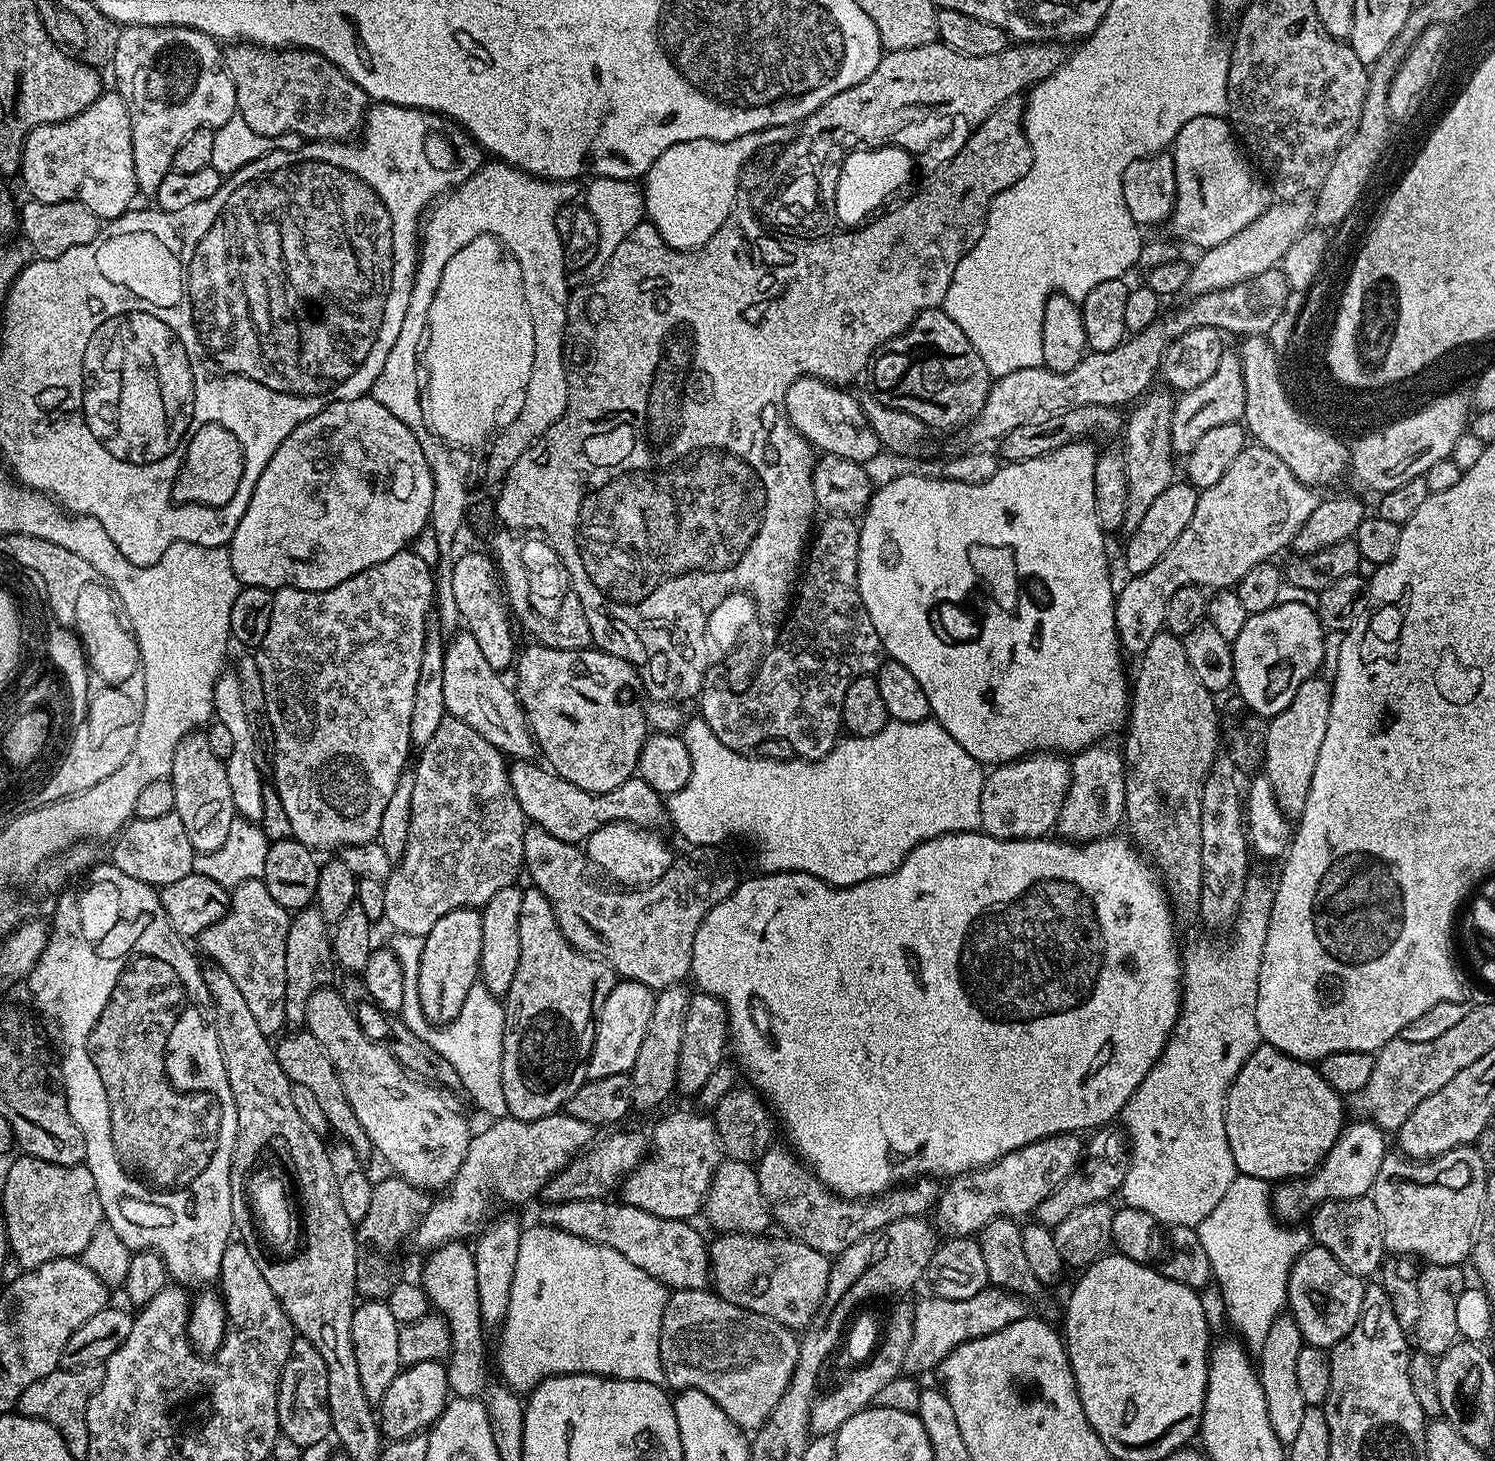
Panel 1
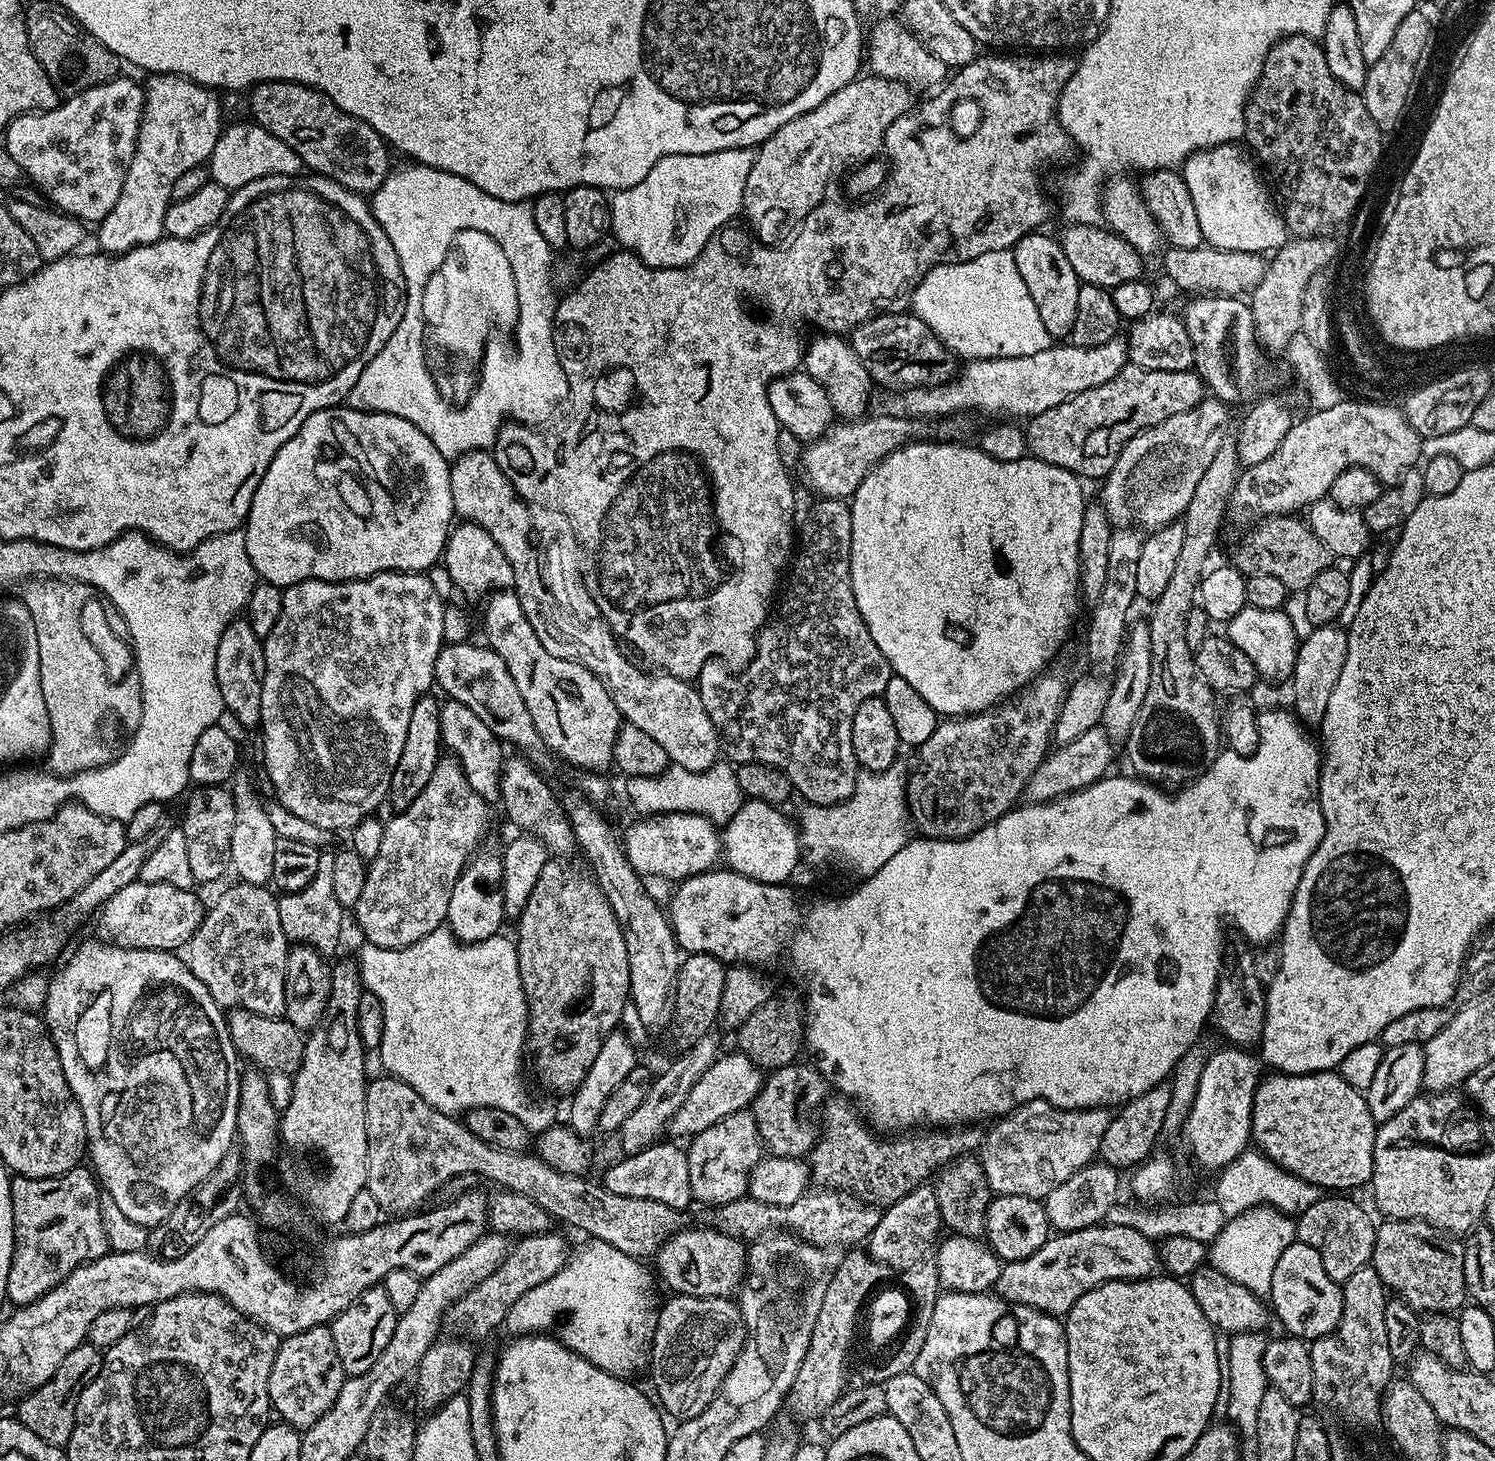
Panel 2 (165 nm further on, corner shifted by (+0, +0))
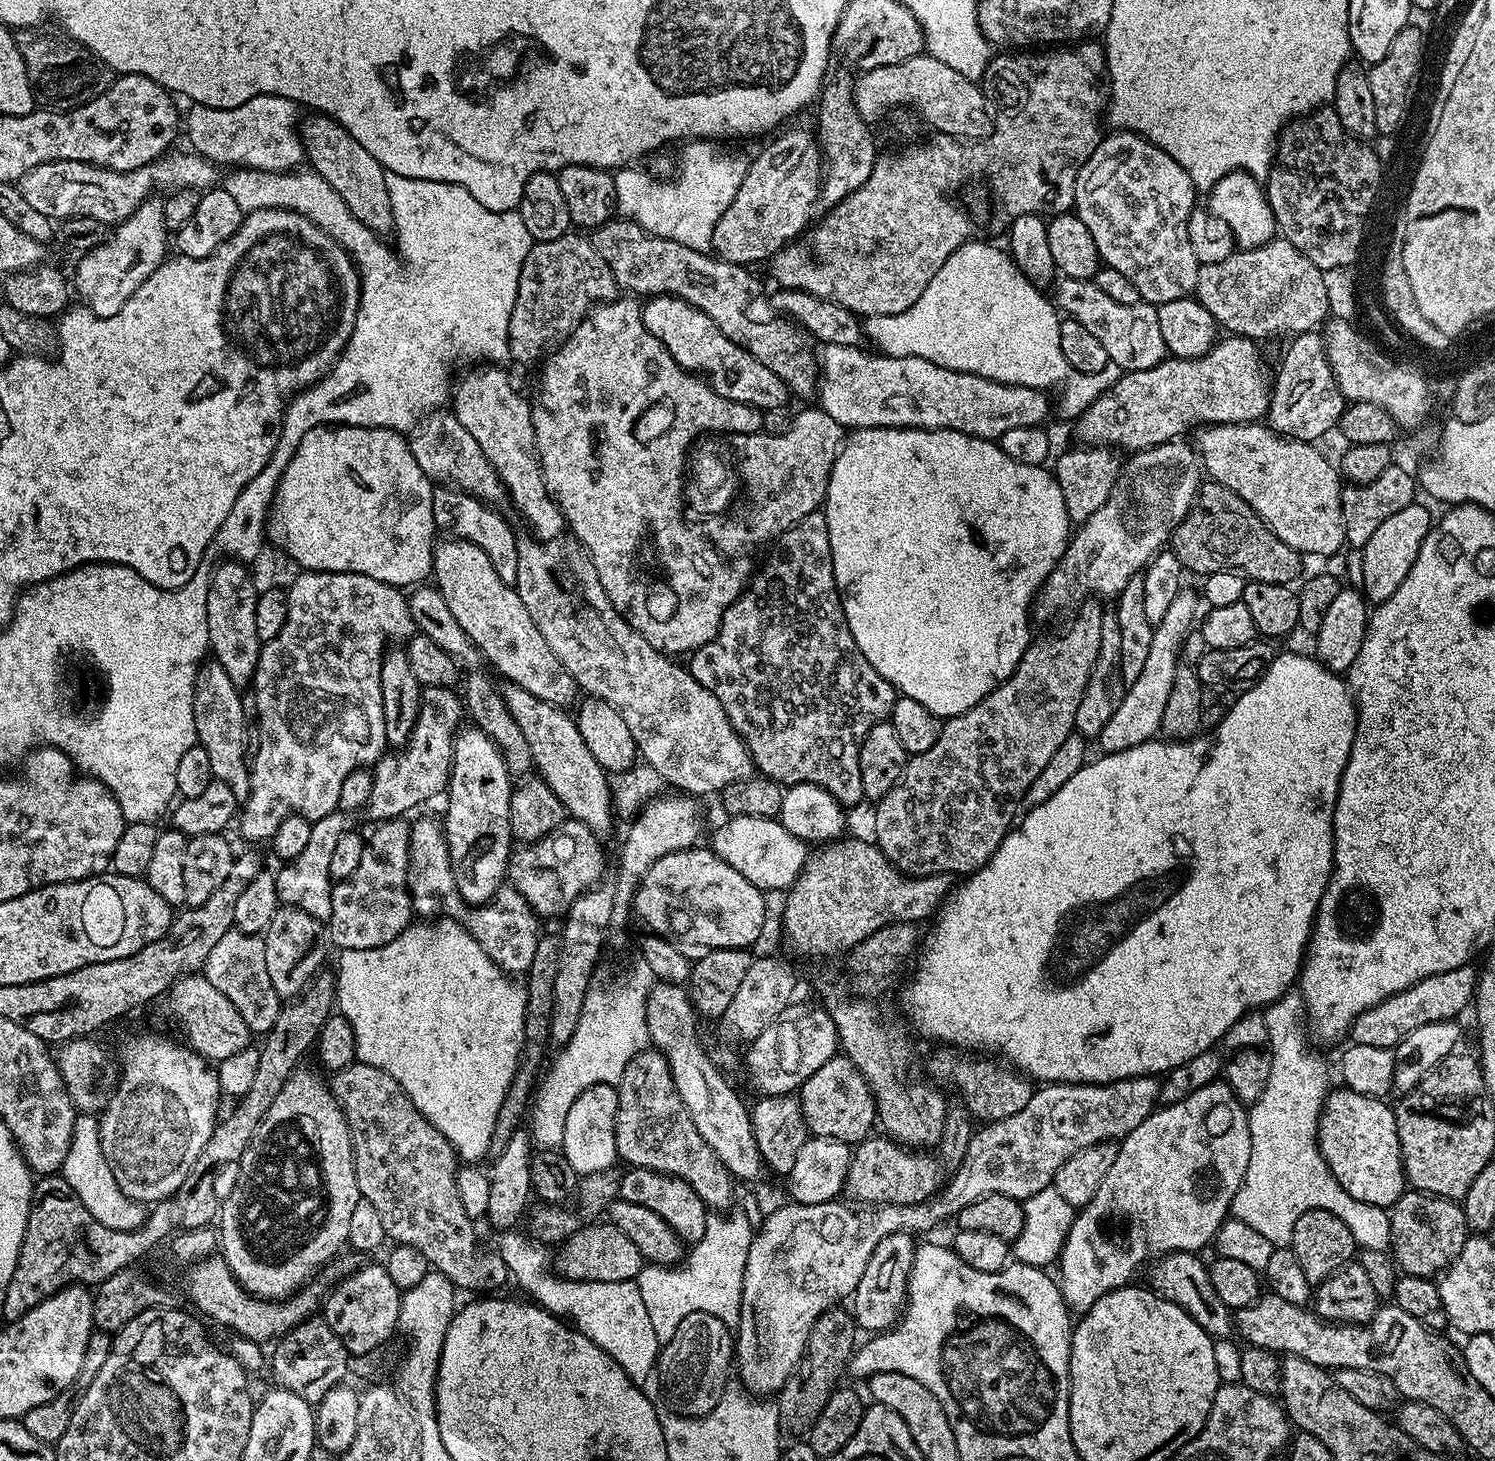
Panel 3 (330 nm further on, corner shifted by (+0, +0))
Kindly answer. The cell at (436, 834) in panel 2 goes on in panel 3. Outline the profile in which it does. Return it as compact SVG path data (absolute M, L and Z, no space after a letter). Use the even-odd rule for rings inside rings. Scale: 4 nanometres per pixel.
M404 818L386 820L375 825L372 837L367 837L362 850L362 862L358 862L354 874L345 880L337 880L332 886L330 898L330 918L326 921L326 932L337 944L337 949L370 950L378 946L386 946L394 938L403 934L408 925L413 923L412 904L410 895L410 824Z

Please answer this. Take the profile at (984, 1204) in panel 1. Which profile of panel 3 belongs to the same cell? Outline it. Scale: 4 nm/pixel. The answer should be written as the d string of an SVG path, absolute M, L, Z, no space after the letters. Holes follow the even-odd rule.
M895 1232L886 1234L886 1238L874 1246L874 1254L870 1254L870 1262L866 1262L866 1270L850 1297L850 1311L861 1333L889 1331L901 1319L908 1298L908 1279L918 1247L917 1241L912 1240L915 1240L913 1233Z

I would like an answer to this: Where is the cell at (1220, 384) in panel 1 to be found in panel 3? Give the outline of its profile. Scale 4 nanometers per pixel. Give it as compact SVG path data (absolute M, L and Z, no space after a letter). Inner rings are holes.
M1180 438L1167 440L1165 444L1155 444L1153 448L1142 448L1139 452L1133 452L1127 457L1128 461L1123 461L1120 476L1109 500L1071 533L1068 549L1037 592L1030 609L1033 621L1050 619L1056 612L1056 604L1060 608L1072 610L1089 598L1119 597L1126 582L1130 582L1132 576L1143 573L1149 560L1169 543L1173 530L1184 521L1191 510L1202 483L1202 465L1195 447L1191 443L1183 444L1184 442Z

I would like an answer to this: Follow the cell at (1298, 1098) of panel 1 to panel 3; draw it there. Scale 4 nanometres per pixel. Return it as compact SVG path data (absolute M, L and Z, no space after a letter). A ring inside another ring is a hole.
M1345 1086L1338 1088L1337 1092L1336 1089L1329 1091L1328 1097L1324 1099L1324 1109L1320 1112L1316 1141L1322 1158L1326 1166L1330 1166L1334 1178L1338 1178L1342 1190L1350 1194L1350 1198L1358 1198L1358 1202L1370 1202L1370 1206L1378 1206L1385 1210L1391 1209L1394 1201L1406 1190L1404 1163L1398 1142L1398 1126L1393 1105L1383 1104L1386 1103L1383 1099L1366 1093L1356 1093Z

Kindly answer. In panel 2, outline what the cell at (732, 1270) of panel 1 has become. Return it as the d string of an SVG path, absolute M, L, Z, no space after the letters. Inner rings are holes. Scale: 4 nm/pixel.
M685 1228L676 1232L656 1251L655 1271L672 1287L675 1295L690 1297L733 1297L747 1272L747 1247L741 1240L726 1235L720 1229Z

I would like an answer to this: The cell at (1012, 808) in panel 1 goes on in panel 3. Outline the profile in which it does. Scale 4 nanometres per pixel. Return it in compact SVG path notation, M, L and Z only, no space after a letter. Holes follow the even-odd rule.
M1188 586L1181 587L1178 598L1174 598L1174 602L1170 606L1170 610L1166 610L1162 622L1155 624L1150 638L1150 650L1146 657L1146 666L1142 669L1142 674L1138 674L1138 678L1133 684L1127 685L1118 710L1114 710L1114 718L1110 718L1110 722L1106 722L1106 730L1102 730L1102 734L1098 737L1099 751L1101 753L1107 754L1109 752L1130 750L1134 746L1145 744L1147 740L1153 739L1160 732L1162 714L1166 714L1166 702L1170 699L1170 686L1174 686L1174 674L1182 663L1181 652L1184 640L1187 638L1188 632L1193 630L1198 620L1198 612L1196 616L1196 596L1198 600L1197 589L1195 592L1194 589L1188 588Z

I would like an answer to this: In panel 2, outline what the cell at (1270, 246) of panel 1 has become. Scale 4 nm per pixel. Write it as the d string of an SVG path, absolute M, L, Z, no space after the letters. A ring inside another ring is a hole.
M1124 338L1089 348L1071 342L1056 342L1051 348L1029 356L969 360L951 380L942 384L893 391L883 411L889 416L911 416L918 420L939 420L945 416L968 414L968 411L992 416L988 418L1031 418L1086 390L1094 390L1094 386L1102 386L1102 382L1110 382L1110 378L1129 362L1128 341Z

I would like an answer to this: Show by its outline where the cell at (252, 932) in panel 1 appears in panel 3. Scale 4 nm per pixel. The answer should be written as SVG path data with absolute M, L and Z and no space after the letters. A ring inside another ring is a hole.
M233 930L222 934L222 939L210 950L202 969L203 976L238 1006L238 1014L246 1018L246 1026L253 1034L266 1034L274 1026L282 1007L282 997L274 990L266 970L266 946L259 935Z

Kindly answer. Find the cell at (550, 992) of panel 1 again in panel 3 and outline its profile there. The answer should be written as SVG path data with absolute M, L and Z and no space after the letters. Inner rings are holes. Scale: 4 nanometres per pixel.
M565 818L550 834L517 847L510 861L510 880L526 898L537 917L563 917L568 907L590 888L601 883L604 848L601 837L582 822Z

